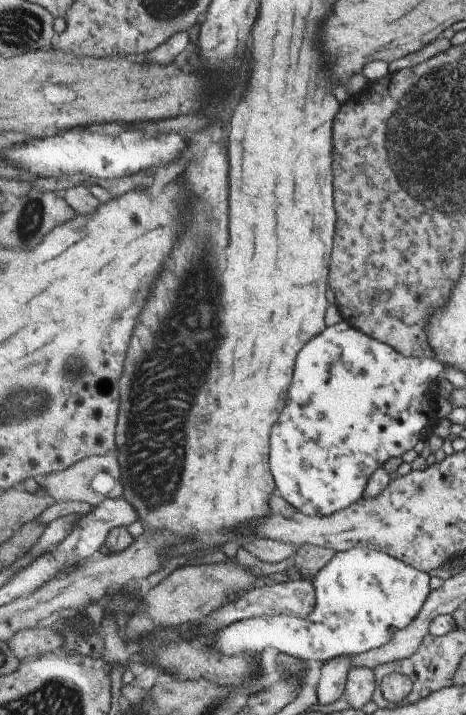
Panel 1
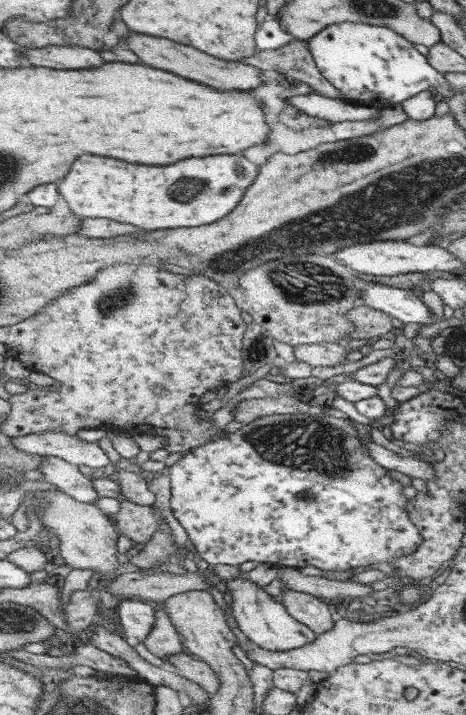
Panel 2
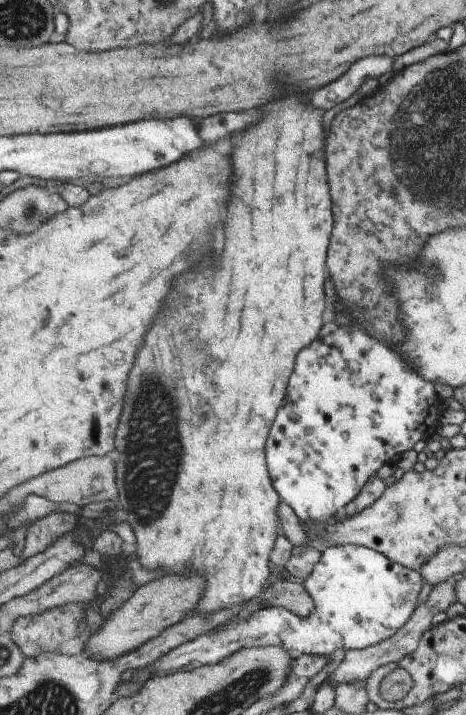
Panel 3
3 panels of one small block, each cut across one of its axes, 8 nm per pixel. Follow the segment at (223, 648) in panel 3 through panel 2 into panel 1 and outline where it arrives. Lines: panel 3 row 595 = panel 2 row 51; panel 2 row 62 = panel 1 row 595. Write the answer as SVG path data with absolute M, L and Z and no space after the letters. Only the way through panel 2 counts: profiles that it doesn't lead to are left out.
M363 547L338 552L319 574L315 574L313 584L317 604L313 605L312 612L306 618L290 616L284 611L271 617L255 617L230 624L219 631L217 650L223 656L255 656L265 648L275 648L304 661L320 660L323 663L338 656L354 656L391 642L398 631L406 629L419 616L433 592L431 576L427 576L427 572L383 551Z

